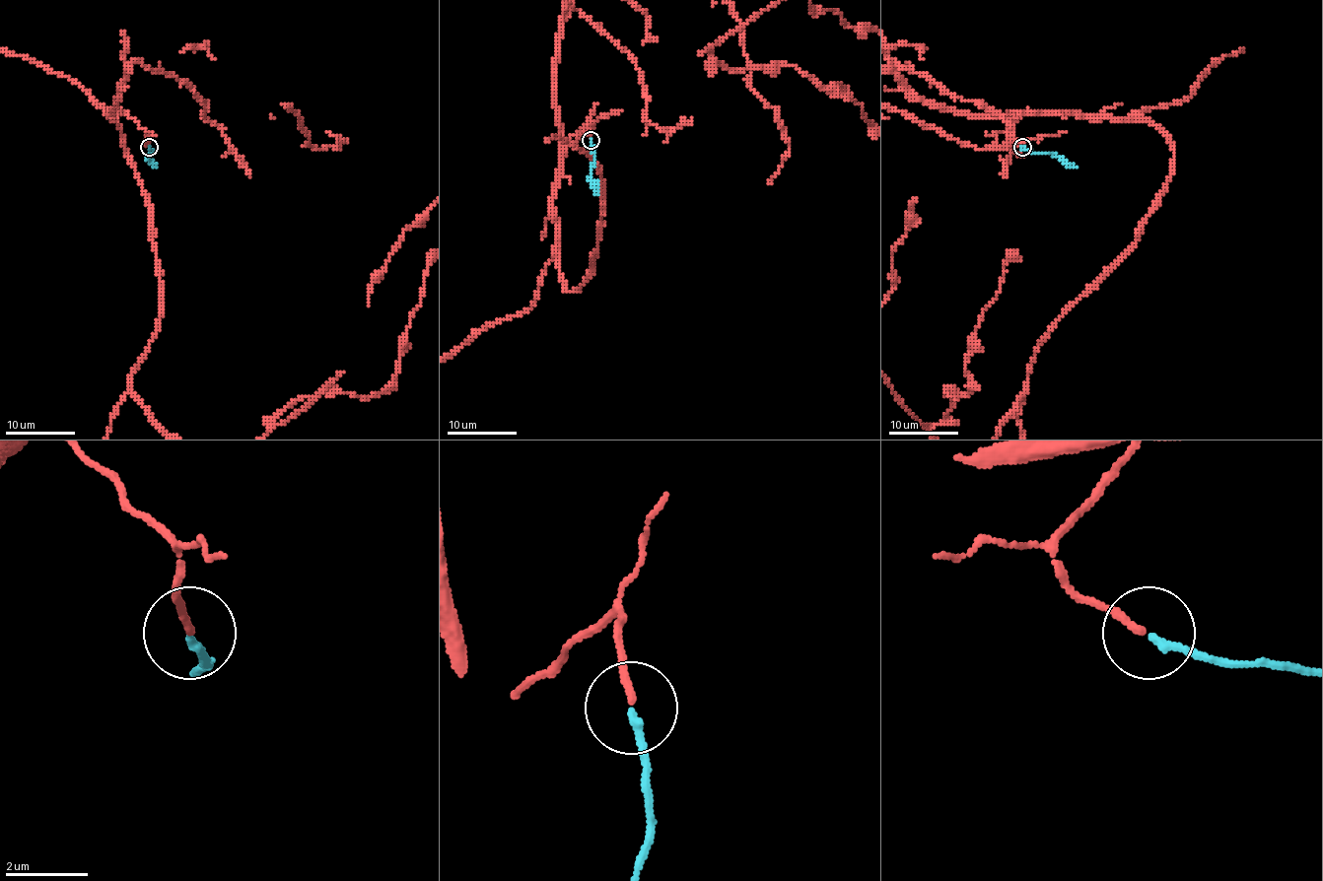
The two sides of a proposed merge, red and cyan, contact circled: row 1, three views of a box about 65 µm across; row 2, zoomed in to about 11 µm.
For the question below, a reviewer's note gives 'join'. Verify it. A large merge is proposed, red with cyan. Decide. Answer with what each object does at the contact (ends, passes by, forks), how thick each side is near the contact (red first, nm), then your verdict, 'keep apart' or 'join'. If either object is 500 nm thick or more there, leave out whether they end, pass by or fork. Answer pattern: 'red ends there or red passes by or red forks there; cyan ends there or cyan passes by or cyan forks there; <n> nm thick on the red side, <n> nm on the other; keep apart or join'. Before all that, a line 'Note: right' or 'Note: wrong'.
Note: right
red ends there; cyan ends there; 170 nm thick on the red side, 200 nm on the other; join

